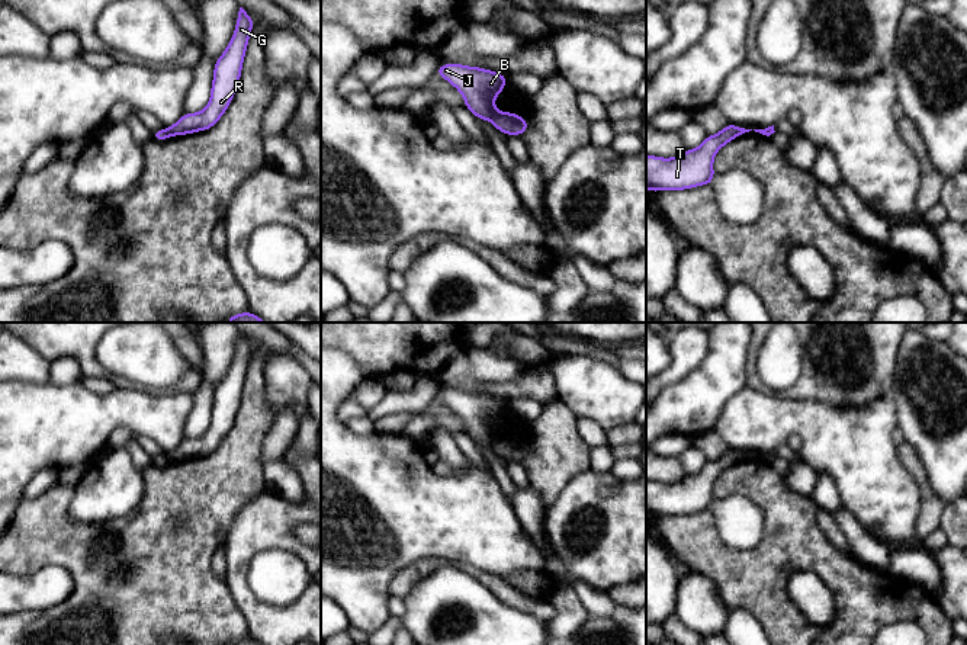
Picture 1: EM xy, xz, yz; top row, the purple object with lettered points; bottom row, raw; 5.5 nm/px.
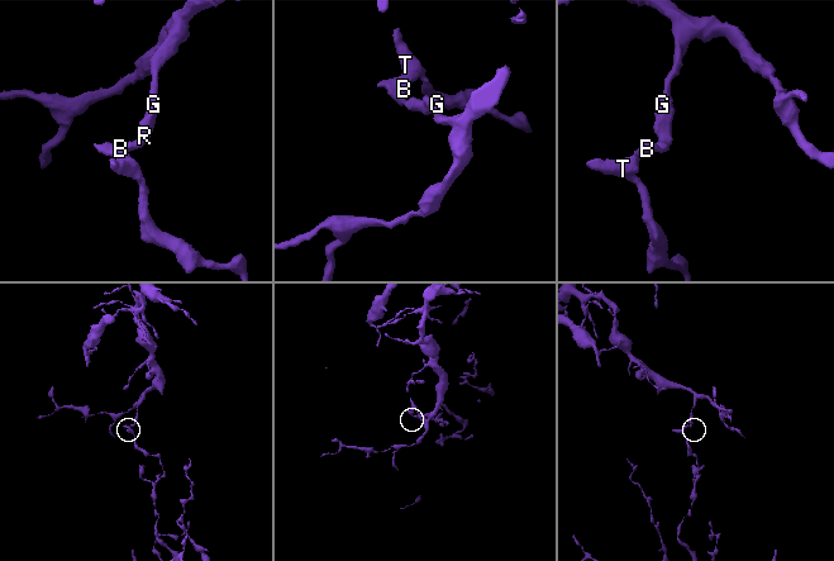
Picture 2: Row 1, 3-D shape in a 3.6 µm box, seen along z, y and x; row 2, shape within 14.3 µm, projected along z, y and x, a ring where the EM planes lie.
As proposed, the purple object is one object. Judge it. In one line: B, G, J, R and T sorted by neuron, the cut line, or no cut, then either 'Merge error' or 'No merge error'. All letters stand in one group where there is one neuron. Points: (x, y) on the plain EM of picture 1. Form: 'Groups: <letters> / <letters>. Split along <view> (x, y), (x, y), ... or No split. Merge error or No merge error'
Groups: B J T / G R. Split along xz (497, 437), (491, 445). Merge error

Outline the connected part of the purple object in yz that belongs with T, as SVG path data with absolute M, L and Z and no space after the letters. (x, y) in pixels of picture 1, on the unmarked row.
M727 449L719 459L707 461L695 475L685 475L674 484L646 481L646 514L684 516L701 510L711 510L714 504L713 484L716 478L732 465L749 458L733 449Z

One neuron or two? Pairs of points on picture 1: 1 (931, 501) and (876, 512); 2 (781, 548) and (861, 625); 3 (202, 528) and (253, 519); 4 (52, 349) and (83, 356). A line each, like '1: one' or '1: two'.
1: two
2: one
3: two
4: one

